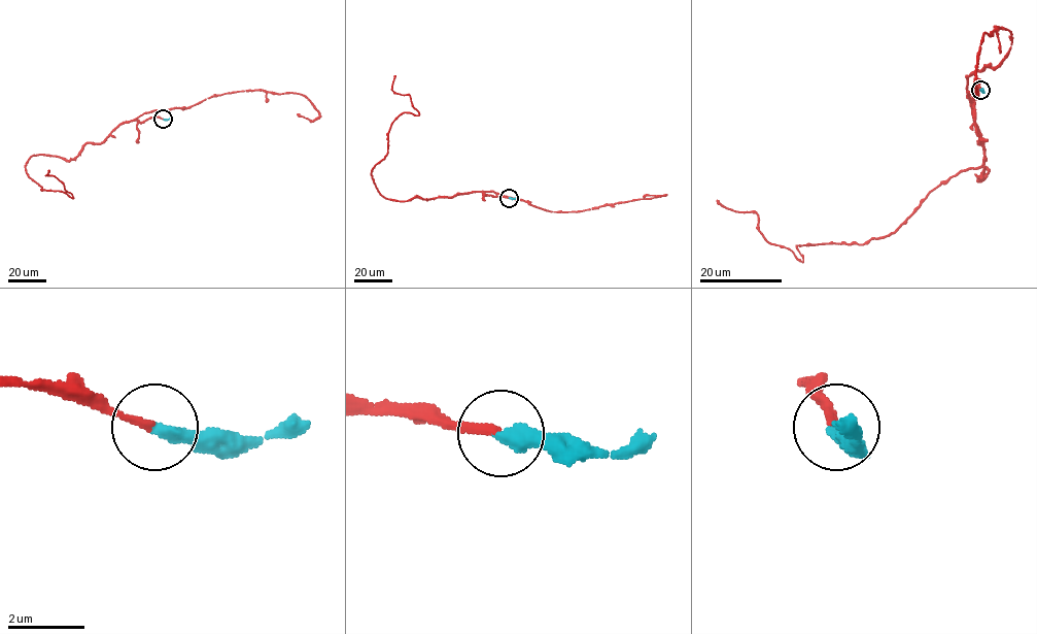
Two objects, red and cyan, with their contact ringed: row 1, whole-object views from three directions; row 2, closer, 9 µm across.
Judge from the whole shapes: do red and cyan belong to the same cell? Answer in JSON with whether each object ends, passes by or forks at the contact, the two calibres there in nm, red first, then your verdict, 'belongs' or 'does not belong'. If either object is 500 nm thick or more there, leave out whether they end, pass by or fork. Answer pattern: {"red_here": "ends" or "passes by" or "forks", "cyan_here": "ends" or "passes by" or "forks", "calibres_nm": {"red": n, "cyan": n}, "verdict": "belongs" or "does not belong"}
{"red_here": "ends", "cyan_here": "ends", "calibres_nm": {"red": 200, "cyan": 400}, "verdict": "belongs"}

